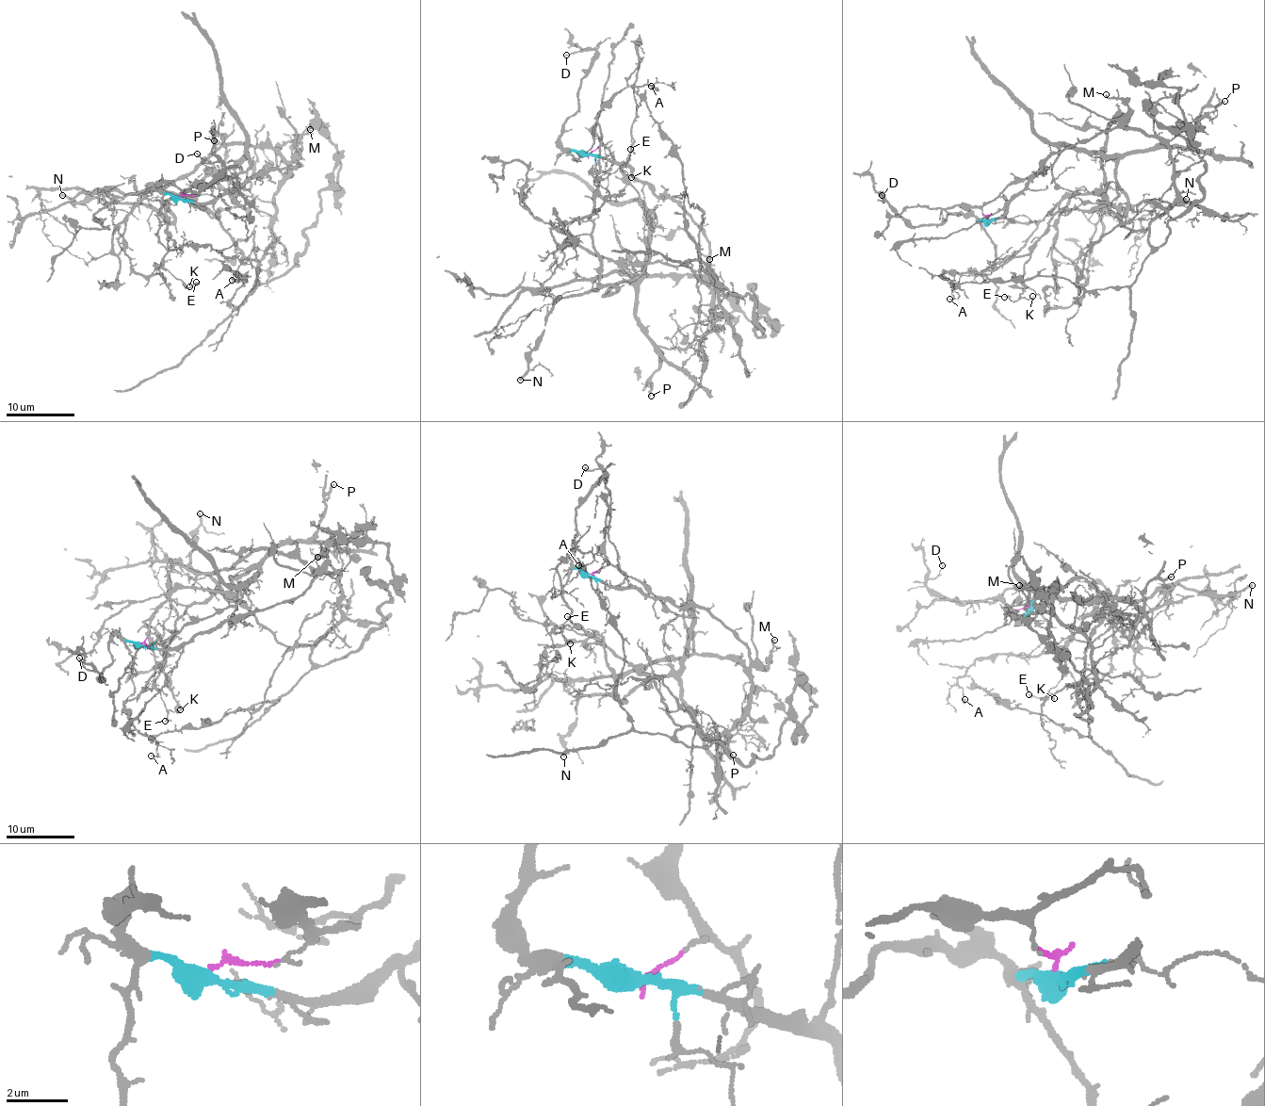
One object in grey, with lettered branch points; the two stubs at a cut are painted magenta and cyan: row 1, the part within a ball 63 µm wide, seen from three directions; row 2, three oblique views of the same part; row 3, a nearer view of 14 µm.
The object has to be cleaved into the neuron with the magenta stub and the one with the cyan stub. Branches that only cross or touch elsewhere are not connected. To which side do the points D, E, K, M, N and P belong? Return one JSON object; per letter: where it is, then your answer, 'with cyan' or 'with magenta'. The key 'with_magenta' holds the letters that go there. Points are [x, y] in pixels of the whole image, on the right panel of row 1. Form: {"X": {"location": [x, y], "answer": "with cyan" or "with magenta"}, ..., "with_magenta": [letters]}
{"D": {"location": [882, 195], "answer": "with cyan"}, "E": {"location": [1004, 297], "answer": "with magenta"}, "K": {"location": [1032, 296], "answer": "with magenta"}, "M": {"location": [1106, 94], "answer": "with cyan"}, "N": {"location": [1186, 199], "answer": "with magenta"}, "P": {"location": [1224, 101], "answer": "with magenta"}, "with_magenta": ["E", "K", "N", "P"]}

